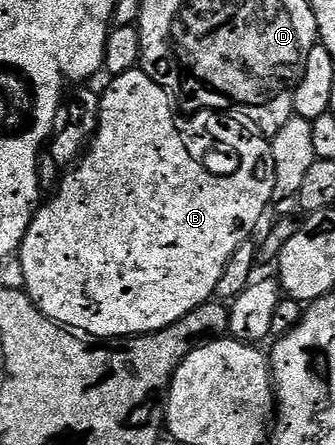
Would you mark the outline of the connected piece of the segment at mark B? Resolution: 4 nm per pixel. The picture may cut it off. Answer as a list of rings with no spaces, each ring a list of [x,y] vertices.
[[[142,68],[128,71],[109,83],[111,85],[102,97],[102,110],[98,113],[98,134],[95,137],[93,134],[92,144],[85,156],[61,178],[58,190],[47,200],[50,202],[47,205],[45,202],[35,213],[20,250],[25,292],[30,294],[34,306],[45,317],[50,317],[59,325],[90,339],[125,339],[143,333],[155,333],[211,300],[217,294],[220,275],[224,275],[228,259],[232,259],[234,252],[251,240],[254,228],[261,223],[262,216],[266,213],[266,204],[274,201],[273,188],[276,187],[276,160],[273,153],[266,153],[266,161],[258,161],[258,169],[254,169],[254,161],[245,161],[246,169],[235,168],[227,177],[209,173],[190,154],[190,149],[174,122],[175,106],[172,104],[171,94],[167,93],[164,87],[160,87],[160,83],[153,81]]]

